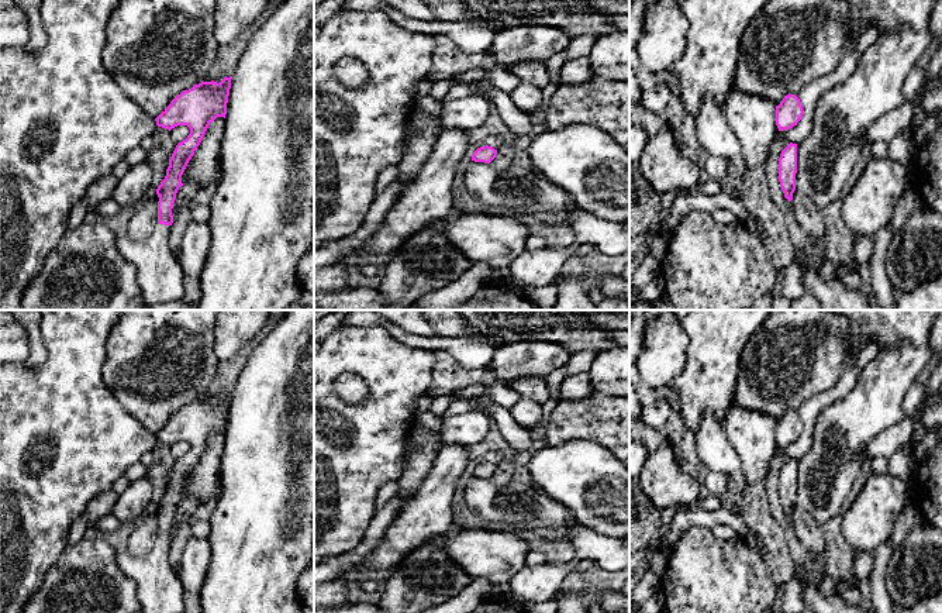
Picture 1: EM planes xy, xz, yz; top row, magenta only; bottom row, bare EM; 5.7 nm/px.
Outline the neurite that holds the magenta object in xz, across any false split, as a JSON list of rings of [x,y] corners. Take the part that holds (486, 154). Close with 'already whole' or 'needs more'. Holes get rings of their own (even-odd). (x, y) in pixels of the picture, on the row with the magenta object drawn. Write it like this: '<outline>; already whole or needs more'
[[[484,145],[477,148],[473,152],[472,161],[490,163],[496,156],[497,156],[497,149],[494,149],[493,147]]]; already whole

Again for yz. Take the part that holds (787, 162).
[[[790,142],[779,158],[779,182],[784,197],[791,202],[796,190],[797,144]]]; already whole

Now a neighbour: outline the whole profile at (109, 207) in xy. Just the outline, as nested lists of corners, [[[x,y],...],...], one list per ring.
[[[111,199],[99,203],[93,211],[100,217],[111,217],[120,213],[121,207]]]

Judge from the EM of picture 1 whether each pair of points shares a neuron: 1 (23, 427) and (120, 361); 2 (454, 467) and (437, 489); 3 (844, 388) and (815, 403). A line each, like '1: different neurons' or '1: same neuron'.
1: different neurons
2: same neuron
3: same neuron

